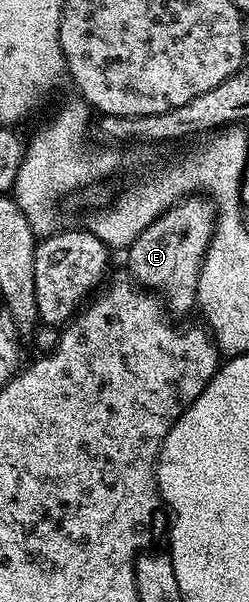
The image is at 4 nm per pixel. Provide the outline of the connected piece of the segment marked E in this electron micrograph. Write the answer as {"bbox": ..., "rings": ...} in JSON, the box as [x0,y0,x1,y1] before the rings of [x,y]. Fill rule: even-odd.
{"bbox":[127,196,216,318],"rings":[[[203,196],[182,198],[177,205],[172,205],[162,215],[158,215],[158,219],[154,219],[154,223],[150,223],[146,231],[142,231],[142,235],[138,235],[138,239],[128,246],[127,272],[131,280],[157,294],[169,314],[180,318],[191,309],[193,312],[197,308],[198,275],[215,229],[216,214]]]}

